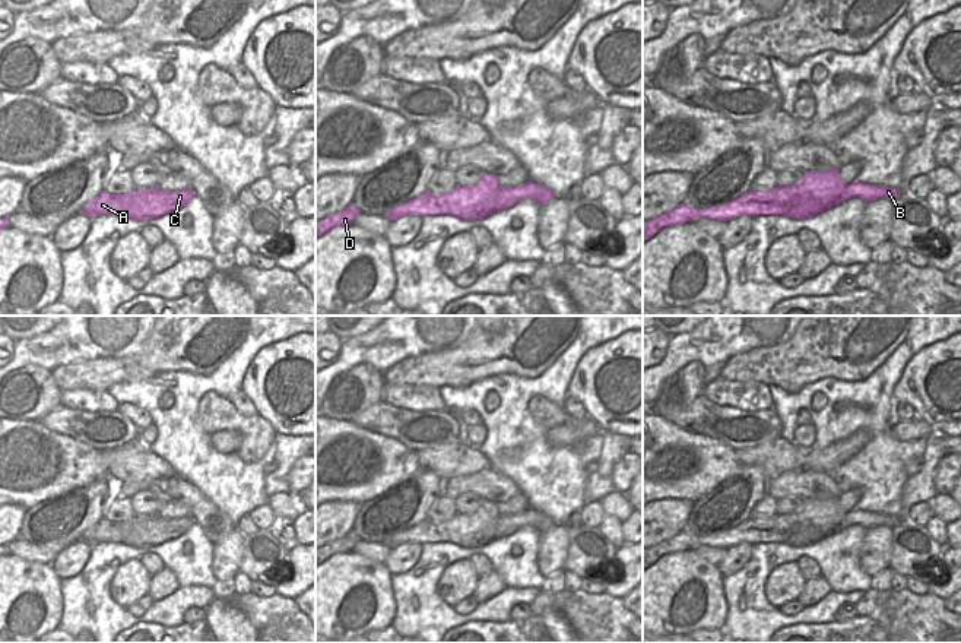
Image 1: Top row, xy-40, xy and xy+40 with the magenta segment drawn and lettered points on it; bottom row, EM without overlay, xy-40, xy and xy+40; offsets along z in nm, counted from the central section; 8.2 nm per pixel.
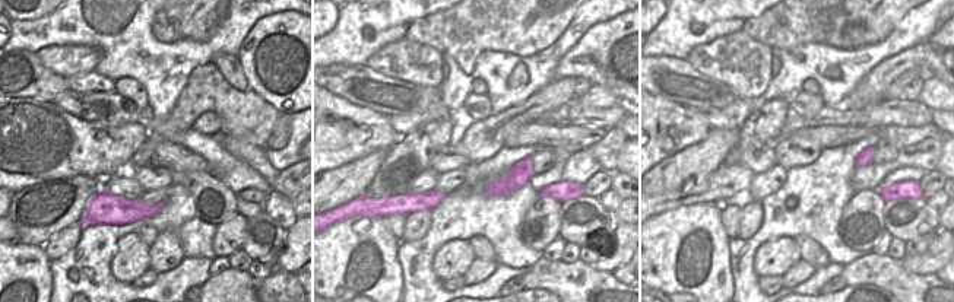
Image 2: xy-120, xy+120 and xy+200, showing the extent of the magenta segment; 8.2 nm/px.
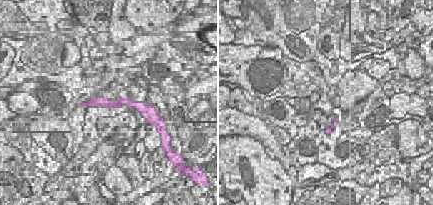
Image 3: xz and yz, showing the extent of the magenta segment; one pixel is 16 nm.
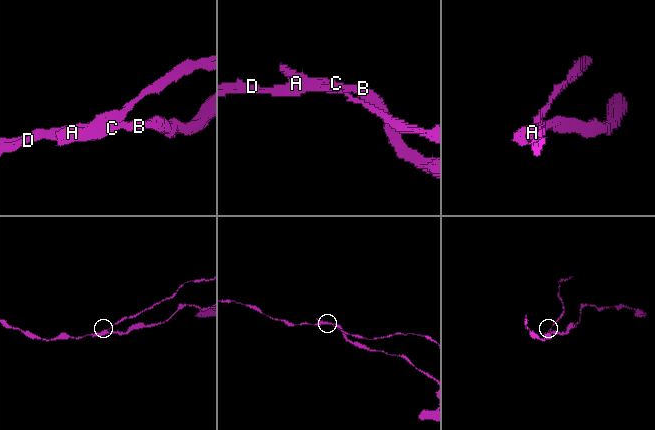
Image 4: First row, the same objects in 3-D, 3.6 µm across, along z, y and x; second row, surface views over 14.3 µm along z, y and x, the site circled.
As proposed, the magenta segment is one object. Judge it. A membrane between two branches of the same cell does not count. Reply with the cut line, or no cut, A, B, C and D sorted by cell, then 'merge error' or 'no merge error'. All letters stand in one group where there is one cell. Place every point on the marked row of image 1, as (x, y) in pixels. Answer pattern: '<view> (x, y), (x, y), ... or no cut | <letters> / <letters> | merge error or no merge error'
xy+40 (847, 184), (853, 196) | A C D / B | merge error

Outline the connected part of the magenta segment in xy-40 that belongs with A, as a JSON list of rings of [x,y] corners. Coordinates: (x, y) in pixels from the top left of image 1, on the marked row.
[[[156,186],[153,189],[134,189],[126,194],[110,194],[102,190],[83,208],[82,213],[91,218],[96,215],[123,215],[134,221],[149,221],[177,212],[194,196],[190,187],[177,191],[162,191]]]

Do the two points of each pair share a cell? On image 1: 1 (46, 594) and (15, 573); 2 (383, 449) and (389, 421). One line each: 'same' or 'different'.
1: same
2: different

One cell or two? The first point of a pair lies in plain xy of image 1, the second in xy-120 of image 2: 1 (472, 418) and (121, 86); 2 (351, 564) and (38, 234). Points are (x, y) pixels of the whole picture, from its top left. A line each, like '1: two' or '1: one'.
1: one
2: two

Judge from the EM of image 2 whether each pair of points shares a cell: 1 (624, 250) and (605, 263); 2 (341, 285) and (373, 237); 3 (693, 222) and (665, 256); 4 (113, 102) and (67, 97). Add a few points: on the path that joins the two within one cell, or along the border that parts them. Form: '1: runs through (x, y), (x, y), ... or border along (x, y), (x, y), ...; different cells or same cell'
1: runs through (620, 250), (609, 260); same cell
2: runs through (341, 273), (363, 248); same cell
3: runs through (685, 231), (674, 247); same cell
4: runs through (101, 101), (79, 101); same cell

